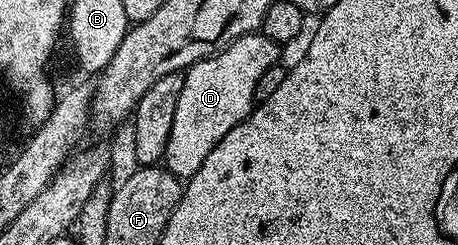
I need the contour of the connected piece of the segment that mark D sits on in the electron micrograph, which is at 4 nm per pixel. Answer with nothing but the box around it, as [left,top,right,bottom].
[163,33,279,179]

